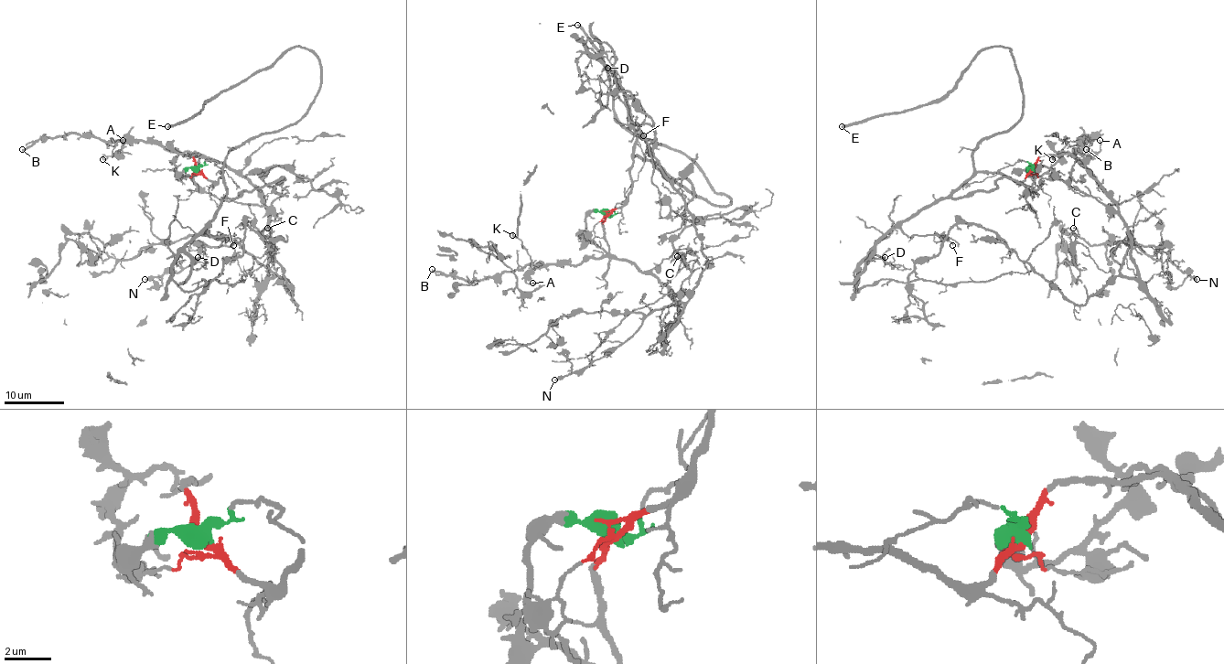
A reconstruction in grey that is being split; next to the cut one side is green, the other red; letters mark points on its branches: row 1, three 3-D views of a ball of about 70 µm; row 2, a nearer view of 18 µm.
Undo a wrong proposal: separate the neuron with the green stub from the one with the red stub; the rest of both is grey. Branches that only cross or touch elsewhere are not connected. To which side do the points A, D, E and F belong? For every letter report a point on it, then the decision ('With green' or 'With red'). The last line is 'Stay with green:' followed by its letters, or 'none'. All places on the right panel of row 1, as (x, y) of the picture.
A: Place: (1100, 140). With green
D: Place: (885, 257). With red
E: Place: (842, 126). With red
F: Place: (952, 245). With red
Stay with green: A

